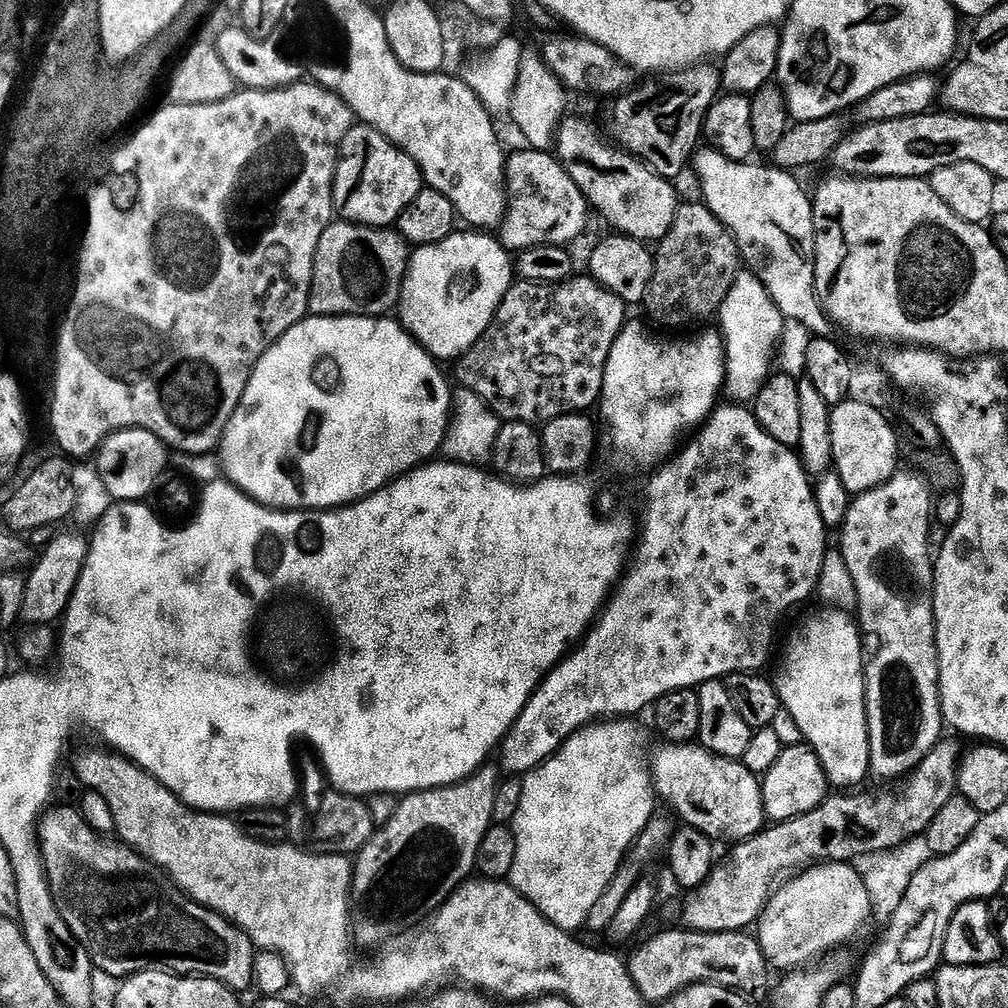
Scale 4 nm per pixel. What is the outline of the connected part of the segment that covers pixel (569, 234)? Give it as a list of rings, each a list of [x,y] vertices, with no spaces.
[[[523,149],[514,153],[511,151],[506,157],[504,184],[507,202],[503,221],[498,227],[498,242],[510,254],[545,245],[565,247],[588,226],[588,200],[549,151]]]

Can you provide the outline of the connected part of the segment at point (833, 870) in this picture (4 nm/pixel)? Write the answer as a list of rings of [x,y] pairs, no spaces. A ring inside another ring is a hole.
[[[820,862],[809,872],[796,876],[785,888],[777,887],[767,907],[759,916],[758,939],[760,949],[773,969],[795,970],[833,950],[839,949],[840,944],[848,944],[864,927],[868,920],[873,919],[873,908],[870,895],[859,871],[851,863]]]

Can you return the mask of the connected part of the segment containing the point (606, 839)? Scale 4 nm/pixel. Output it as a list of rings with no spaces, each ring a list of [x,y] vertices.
[[[608,718],[603,722],[593,722],[586,728],[580,729],[563,744],[559,750],[544,764],[539,764],[535,770],[523,777],[524,785],[520,788],[520,801],[516,804],[516,813],[512,816],[510,831],[516,840],[516,857],[514,866],[510,873],[510,881],[522,895],[532,901],[542,915],[544,915],[554,926],[565,930],[583,929],[588,923],[595,903],[602,898],[602,894],[612,884],[612,880],[622,868],[630,849],[637,843],[646,826],[657,815],[658,797],[655,788],[652,787],[652,774],[650,771],[650,743],[644,737],[642,729],[636,725],[637,721],[632,718]]]

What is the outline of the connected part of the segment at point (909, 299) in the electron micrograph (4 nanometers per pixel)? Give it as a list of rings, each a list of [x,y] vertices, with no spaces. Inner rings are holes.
[[[920,222],[914,226],[900,248],[896,260],[896,306],[900,308],[906,324],[938,322],[954,314],[956,306],[972,296],[976,272],[984,270],[984,264],[976,262],[974,250],[952,228],[944,228],[940,222]]]

